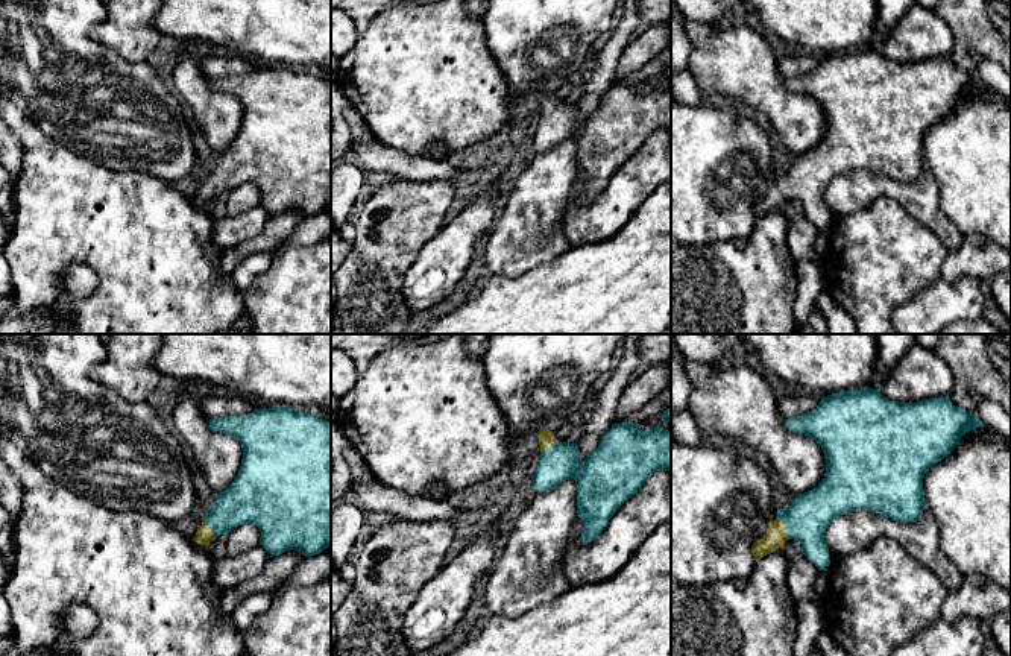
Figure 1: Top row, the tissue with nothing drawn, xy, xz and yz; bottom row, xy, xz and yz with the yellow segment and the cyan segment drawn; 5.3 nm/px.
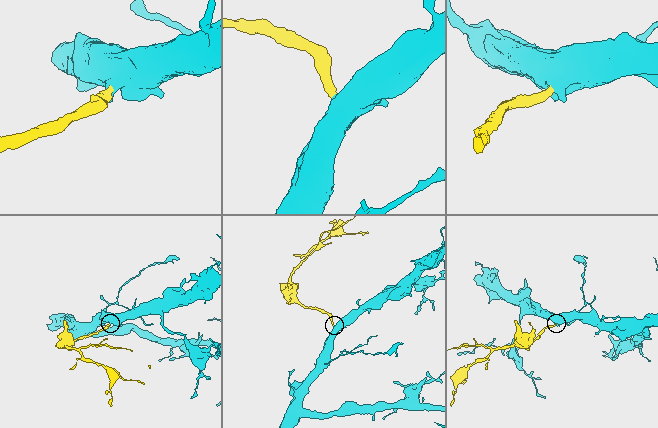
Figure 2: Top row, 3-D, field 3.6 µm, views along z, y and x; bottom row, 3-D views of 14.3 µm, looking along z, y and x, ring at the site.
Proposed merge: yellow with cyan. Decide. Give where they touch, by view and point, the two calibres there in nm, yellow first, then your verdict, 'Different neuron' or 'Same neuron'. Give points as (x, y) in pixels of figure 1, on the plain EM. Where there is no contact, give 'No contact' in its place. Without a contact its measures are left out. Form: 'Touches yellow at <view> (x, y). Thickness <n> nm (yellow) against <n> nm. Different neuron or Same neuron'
Touches yellow at yz (784, 187). Thickness 120 nm (yellow) against 220 nm. Same neuron

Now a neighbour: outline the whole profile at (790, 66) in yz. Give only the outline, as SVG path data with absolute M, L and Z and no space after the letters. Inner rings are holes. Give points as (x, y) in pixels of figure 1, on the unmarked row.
M812 52L802 58L797 58L789 53L788 56L777 59L777 73L783 79L789 79L797 74L809 73L814 68L817 68L817 65L820 64L823 58L824 58L823 53L812 53Z

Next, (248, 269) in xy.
M258 252L243 258L231 273L234 285L244 292L258 275L270 267L272 260L273 252Z

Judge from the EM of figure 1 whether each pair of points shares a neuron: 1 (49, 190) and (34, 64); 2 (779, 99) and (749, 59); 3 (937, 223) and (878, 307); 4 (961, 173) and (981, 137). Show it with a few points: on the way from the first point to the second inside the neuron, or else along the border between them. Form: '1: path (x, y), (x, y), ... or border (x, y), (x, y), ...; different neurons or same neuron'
1: border (17, 105), (46, 135), (72, 151); different neurons
2: path (770, 90), (749, 69); same neuron
3: border (903, 208), (919, 219), (948, 249); different neurons
4: path (970, 164), (981, 154), (981, 146); same neuron

